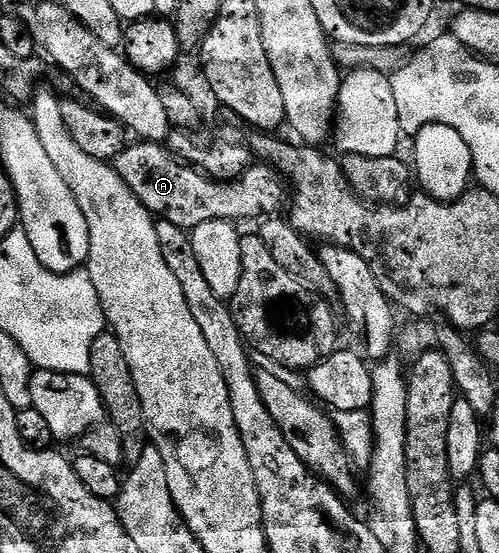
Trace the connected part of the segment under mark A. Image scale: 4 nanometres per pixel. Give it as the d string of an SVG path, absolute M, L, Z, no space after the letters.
M134 141L113 159L112 165L120 173L120 177L124 177L124 181L136 193L139 201L149 209L151 215L164 221L172 221L172 225L189 232L204 225L204 221L258 221L263 217L277 216L288 207L286 180L275 167L261 161L247 167L239 178L223 181L179 159L171 153L169 146L149 141Z

